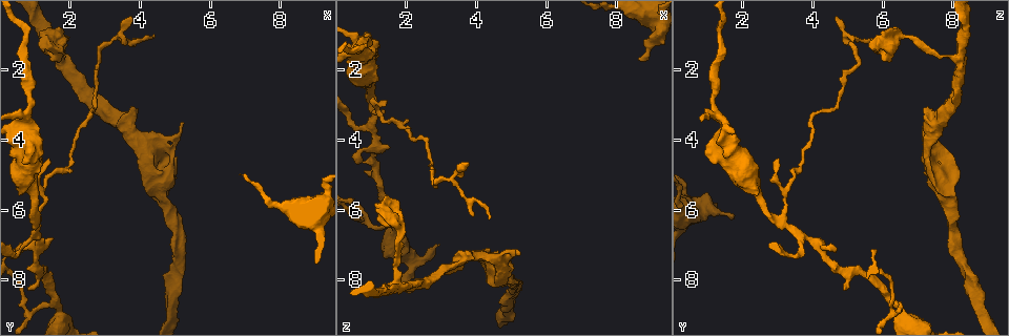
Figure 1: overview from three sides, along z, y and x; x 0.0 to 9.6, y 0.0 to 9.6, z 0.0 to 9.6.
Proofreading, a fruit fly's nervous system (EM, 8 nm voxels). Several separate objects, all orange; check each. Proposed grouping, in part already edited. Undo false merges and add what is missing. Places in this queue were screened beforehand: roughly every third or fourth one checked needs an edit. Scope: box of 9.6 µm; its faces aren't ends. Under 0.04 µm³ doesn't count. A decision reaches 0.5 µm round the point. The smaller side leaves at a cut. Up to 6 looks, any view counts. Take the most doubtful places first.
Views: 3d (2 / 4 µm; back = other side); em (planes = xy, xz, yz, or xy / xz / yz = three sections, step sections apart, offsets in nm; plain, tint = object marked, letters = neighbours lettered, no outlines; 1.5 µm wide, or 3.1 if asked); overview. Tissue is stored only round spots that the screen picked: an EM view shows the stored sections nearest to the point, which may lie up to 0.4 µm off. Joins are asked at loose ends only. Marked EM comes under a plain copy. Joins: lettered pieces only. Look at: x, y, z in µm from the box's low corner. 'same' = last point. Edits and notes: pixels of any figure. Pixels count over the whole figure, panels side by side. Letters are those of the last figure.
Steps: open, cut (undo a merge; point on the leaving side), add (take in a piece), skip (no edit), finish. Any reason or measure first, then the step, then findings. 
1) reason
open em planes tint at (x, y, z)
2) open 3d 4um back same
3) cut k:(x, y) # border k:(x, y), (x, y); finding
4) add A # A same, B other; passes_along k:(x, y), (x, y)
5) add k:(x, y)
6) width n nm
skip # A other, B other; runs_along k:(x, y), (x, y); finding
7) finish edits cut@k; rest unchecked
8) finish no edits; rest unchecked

stops while still wide
open 3d 2um at (8.75, 6.25, 1.70)

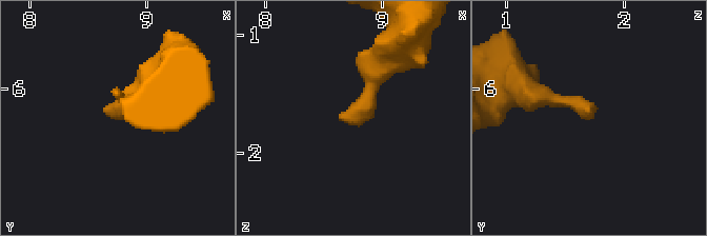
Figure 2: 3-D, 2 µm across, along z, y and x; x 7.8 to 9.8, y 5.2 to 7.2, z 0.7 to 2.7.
need the tissue
open em xy step 4 letters at (8.72, 6.26, 1.70)

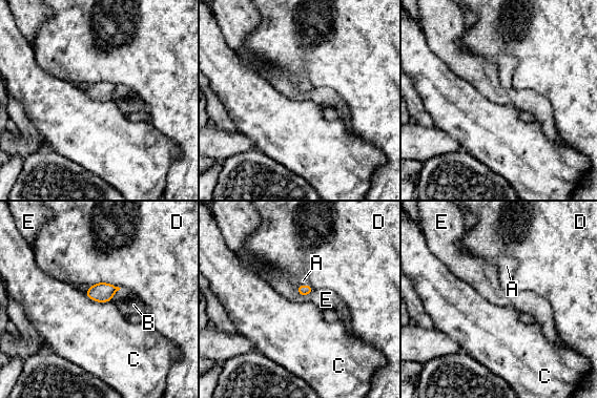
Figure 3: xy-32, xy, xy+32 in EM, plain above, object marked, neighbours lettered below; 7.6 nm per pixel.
longest_contact D 240 nm
add A # A same, B other, C other, D other, E other; the cell continues

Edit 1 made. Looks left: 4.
open overview

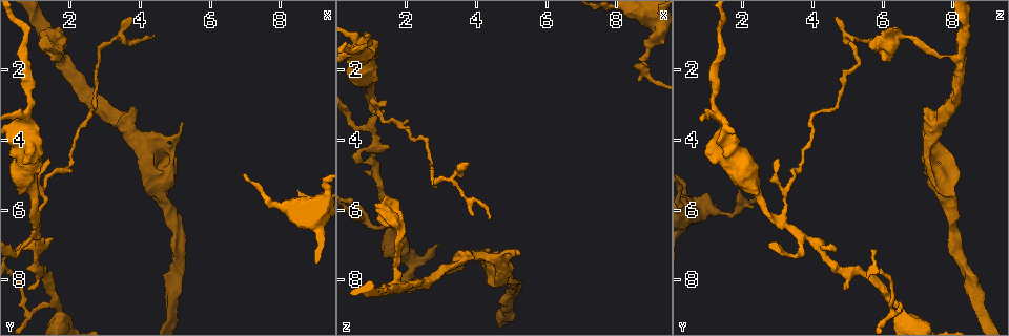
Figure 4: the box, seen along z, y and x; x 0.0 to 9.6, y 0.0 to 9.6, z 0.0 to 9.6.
branch stops here
open em planes letters at (0.75, 8.20, 4.95)

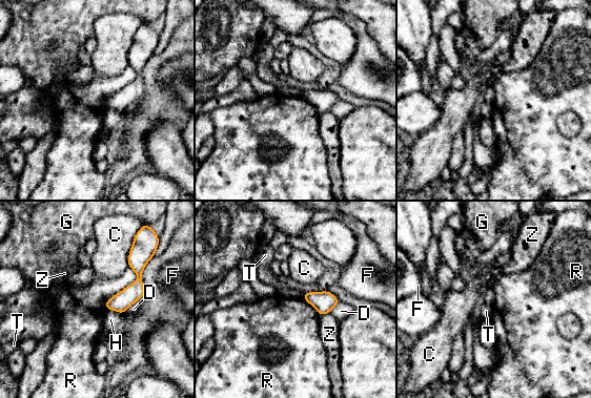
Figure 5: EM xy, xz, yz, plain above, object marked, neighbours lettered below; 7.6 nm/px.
width 100 nm
skip # C other, D other, F other, G other, H other, R other, T other, Z other; runs_along 5:(134, 253), (138, 285), (108, 307); no lettered piece goes on from it

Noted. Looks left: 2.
finish edits add@3; rest unchecked

